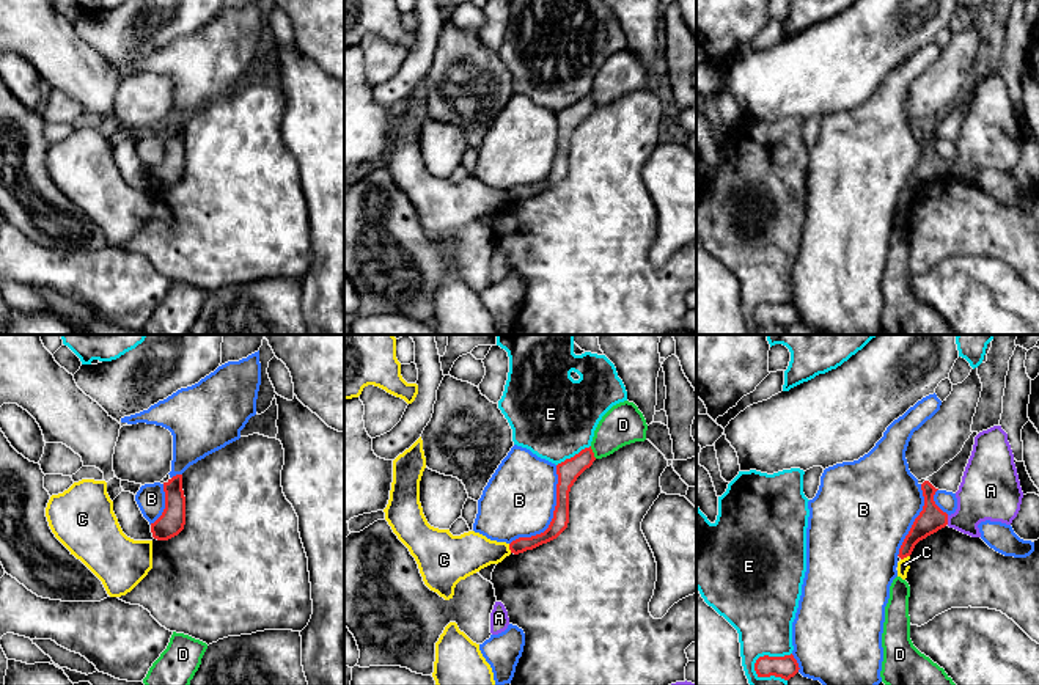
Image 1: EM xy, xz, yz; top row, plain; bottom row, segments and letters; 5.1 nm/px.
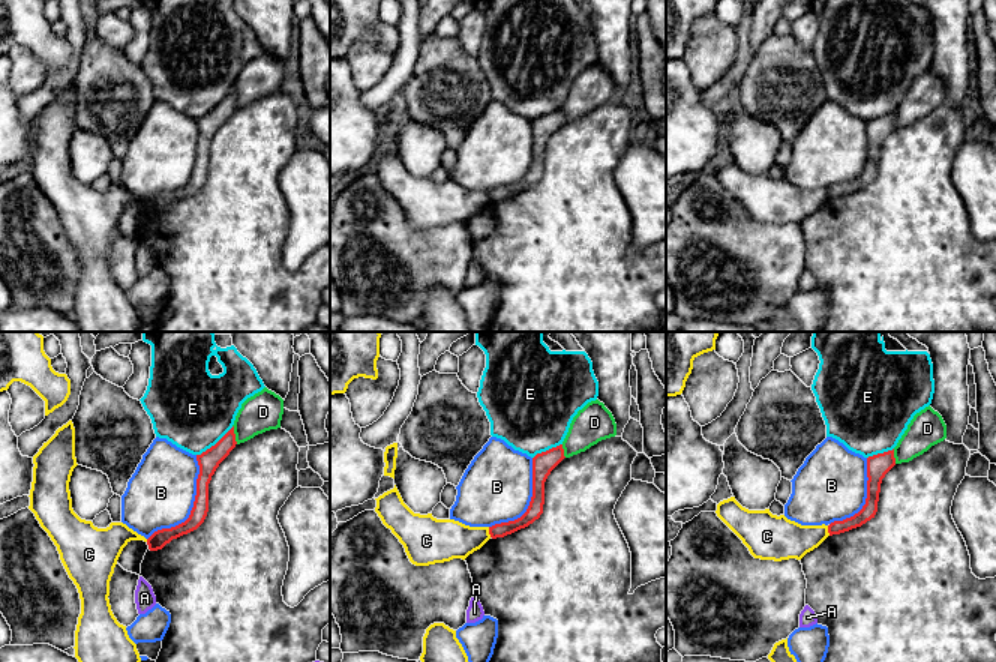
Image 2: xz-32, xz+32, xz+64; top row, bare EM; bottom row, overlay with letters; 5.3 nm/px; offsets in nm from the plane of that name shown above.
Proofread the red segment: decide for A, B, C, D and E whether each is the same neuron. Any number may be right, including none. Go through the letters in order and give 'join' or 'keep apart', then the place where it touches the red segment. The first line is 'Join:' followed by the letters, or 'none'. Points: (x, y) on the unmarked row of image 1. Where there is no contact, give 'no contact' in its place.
Join: none
A: keep apart; contact yz (947, 168)
B: keep apart; contact xz (554, 164)
C: keep apart; contact xz (510, 197)
D: keep apart; contact xz (593, 101)
E: keep apart; contact xz (574, 104)

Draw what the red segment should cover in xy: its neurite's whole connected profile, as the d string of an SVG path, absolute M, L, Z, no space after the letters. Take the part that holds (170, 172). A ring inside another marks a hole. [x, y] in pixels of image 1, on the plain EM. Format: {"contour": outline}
{"contour": "M176 123L163 130L165 157L162 163L151 171L152 185L168 189L178 184L185 173L185 145L182 138L182 123Z"}

